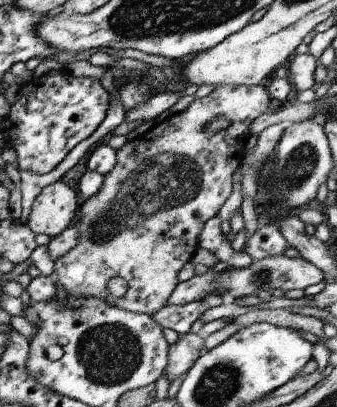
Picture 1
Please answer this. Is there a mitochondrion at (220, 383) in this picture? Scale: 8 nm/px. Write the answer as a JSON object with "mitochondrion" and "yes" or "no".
{"mitochondrion":"yes"}

